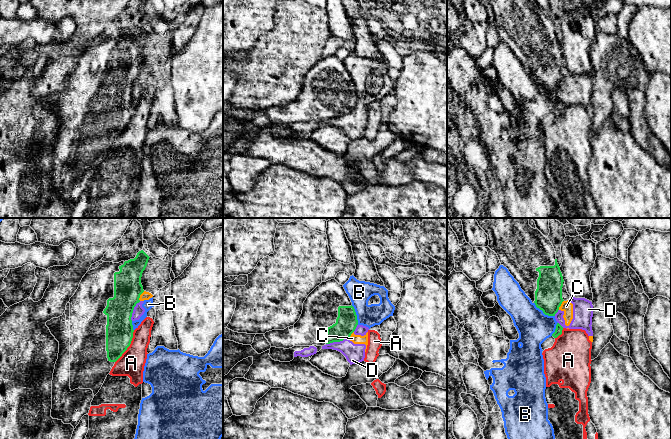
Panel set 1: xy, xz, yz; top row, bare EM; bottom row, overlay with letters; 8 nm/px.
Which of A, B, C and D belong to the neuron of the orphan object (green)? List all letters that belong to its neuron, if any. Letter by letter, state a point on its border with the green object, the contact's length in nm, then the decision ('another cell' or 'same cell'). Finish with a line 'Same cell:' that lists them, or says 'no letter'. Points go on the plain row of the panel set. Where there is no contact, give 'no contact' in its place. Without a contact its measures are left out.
A: xy (129, 121) | 300 nm | another cell
B: yz (543, 88) | 200 nm | another cell
C: xy (139, 72) | 90 nm | another cell
D: xz (336, 117) | 190 nm | another cell
Same cell: no letter

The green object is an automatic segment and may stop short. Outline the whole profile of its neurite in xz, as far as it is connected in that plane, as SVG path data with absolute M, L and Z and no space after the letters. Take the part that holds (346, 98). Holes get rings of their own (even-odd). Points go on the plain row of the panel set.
M335 55L322 58L306 74L299 96L284 106L264 110L271 123L289 125L294 122L324 122L349 114L358 101L357 91L343 61Z

